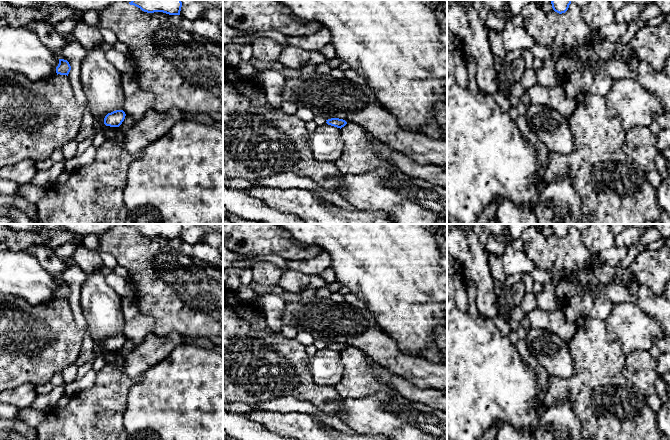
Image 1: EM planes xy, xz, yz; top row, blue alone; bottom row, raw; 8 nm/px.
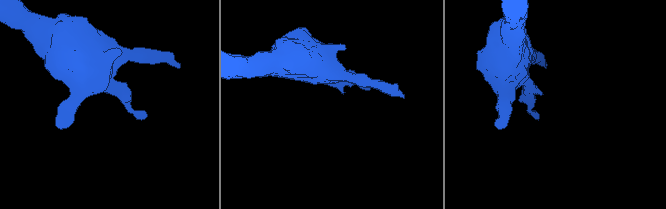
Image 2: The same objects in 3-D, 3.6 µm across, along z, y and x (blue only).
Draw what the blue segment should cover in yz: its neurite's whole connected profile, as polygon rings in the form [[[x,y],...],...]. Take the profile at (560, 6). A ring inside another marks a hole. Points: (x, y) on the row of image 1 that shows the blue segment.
[[[552,0],[551,4],[555,12],[562,14],[568,10],[571,0]]]

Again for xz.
[[[331,118],[331,119],[328,119],[326,121],[327,121],[326,123],[328,125],[331,125],[331,126],[334,126],[334,127],[337,127],[340,129],[347,124],[347,122],[345,120],[339,119],[339,118]]]

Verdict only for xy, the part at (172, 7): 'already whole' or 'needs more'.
already whole

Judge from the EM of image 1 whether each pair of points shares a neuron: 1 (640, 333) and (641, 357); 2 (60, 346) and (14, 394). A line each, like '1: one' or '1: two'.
1: two
2: two

